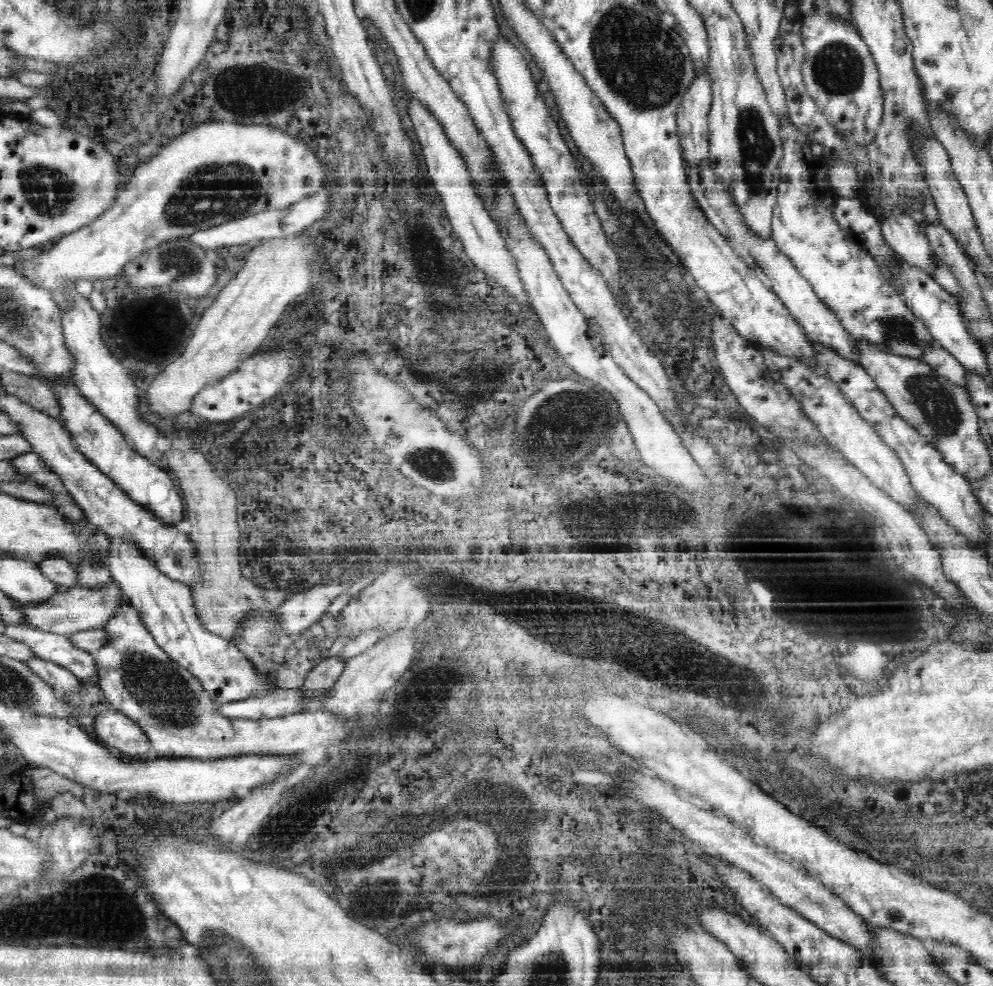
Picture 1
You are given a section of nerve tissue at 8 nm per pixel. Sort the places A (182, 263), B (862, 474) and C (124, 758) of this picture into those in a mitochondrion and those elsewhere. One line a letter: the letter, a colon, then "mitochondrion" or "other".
A: mitochondrion
B: other
C: other

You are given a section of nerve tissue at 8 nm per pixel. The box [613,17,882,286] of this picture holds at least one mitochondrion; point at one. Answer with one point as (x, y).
(755, 144)

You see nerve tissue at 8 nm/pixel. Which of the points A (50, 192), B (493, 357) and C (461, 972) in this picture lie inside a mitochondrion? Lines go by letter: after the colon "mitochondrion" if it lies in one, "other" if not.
A: mitochondrion
B: mitochondrion
C: other

